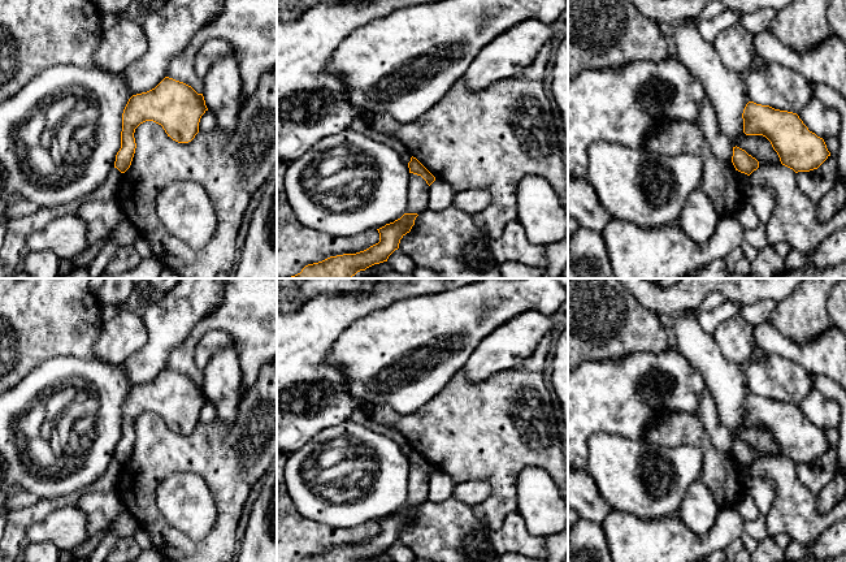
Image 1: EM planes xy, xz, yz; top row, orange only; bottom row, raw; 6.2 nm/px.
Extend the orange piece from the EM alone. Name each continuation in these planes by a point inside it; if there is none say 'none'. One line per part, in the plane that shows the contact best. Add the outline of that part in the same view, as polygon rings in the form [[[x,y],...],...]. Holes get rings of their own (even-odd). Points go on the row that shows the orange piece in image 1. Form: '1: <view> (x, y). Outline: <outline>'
none

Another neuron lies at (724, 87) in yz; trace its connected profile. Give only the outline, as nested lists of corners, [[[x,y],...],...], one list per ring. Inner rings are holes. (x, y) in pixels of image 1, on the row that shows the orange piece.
[[[687,18],[677,22],[668,30],[668,40],[671,43],[672,55],[674,55],[676,59],[680,60],[693,73],[693,75],[702,82],[706,96],[716,113],[719,127],[728,137],[732,146],[737,146],[755,157],[759,161],[759,168],[782,165],[777,152],[765,137],[746,135],[743,133],[742,113],[750,99],[746,94],[742,74],[728,68],[721,61],[713,44],[702,38],[697,20]]]

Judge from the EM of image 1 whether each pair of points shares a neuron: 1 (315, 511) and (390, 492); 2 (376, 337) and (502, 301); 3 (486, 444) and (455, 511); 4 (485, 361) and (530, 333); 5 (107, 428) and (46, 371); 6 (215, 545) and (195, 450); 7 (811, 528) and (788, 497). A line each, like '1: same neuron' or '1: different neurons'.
1: same neuron
2: same neuron
3: different neurons
4: same neuron
5: same neuron
6: same neuron
7: same neuron

